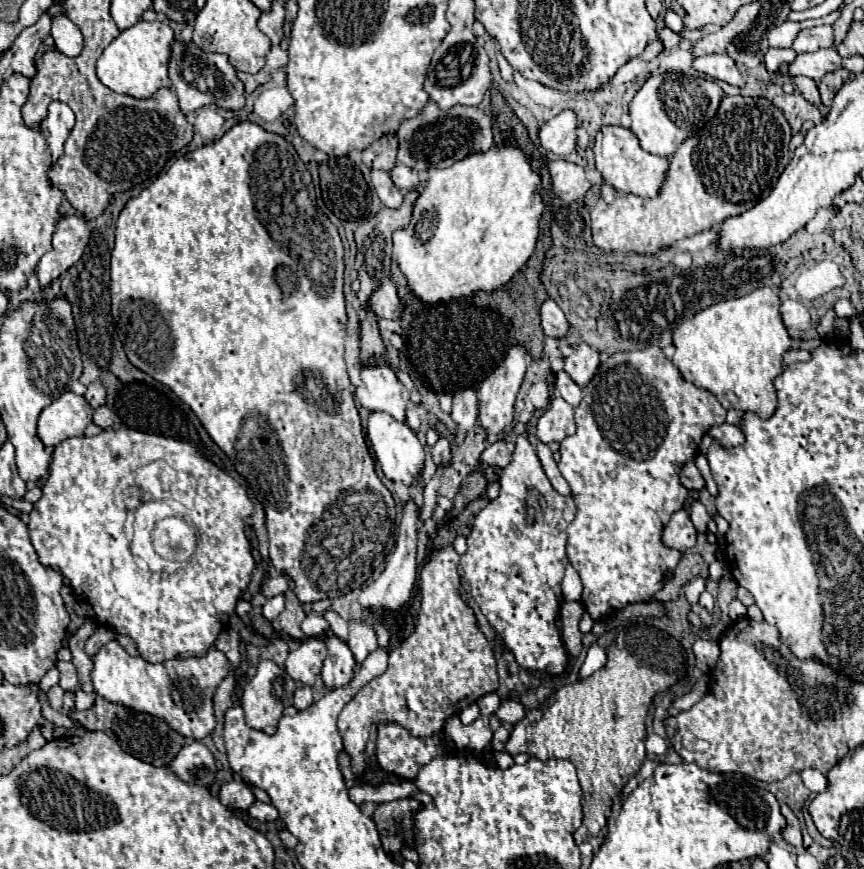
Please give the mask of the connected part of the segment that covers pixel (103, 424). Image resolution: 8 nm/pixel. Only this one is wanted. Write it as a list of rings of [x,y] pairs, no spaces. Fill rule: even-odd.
[[[98,406],[94,410],[94,424],[100,426],[100,428],[110,428],[114,422],[114,414],[108,406]]]

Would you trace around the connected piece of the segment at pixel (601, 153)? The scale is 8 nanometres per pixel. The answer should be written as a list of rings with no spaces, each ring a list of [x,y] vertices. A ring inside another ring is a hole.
[[[604,126],[598,132],[596,144],[594,144],[594,156],[596,156],[596,168],[602,172],[604,182],[610,182],[616,190],[638,194],[642,198],[658,196],[658,192],[666,180],[668,166],[670,166],[668,158],[654,156],[654,154],[642,150],[636,134],[622,126]]]

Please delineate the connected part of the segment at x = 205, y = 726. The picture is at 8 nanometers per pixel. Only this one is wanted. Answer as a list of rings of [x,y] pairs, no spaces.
[[[110,640],[96,656],[92,682],[98,696],[122,704],[136,712],[152,714],[166,720],[184,738],[204,738],[212,734],[216,720],[212,708],[212,696],[218,684],[228,676],[230,664],[218,650],[210,650],[204,658],[176,658],[160,664],[150,664],[142,658],[132,658],[124,648]]]

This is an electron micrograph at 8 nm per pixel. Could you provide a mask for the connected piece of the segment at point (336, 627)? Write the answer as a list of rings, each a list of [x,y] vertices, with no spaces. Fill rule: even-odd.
[[[332,610],[322,612],[322,616],[328,620],[330,630],[332,630],[338,638],[342,638],[342,640],[346,640],[346,638],[348,638],[348,622],[346,622],[342,616],[338,616],[338,614],[336,614],[336,612],[332,612]]]

